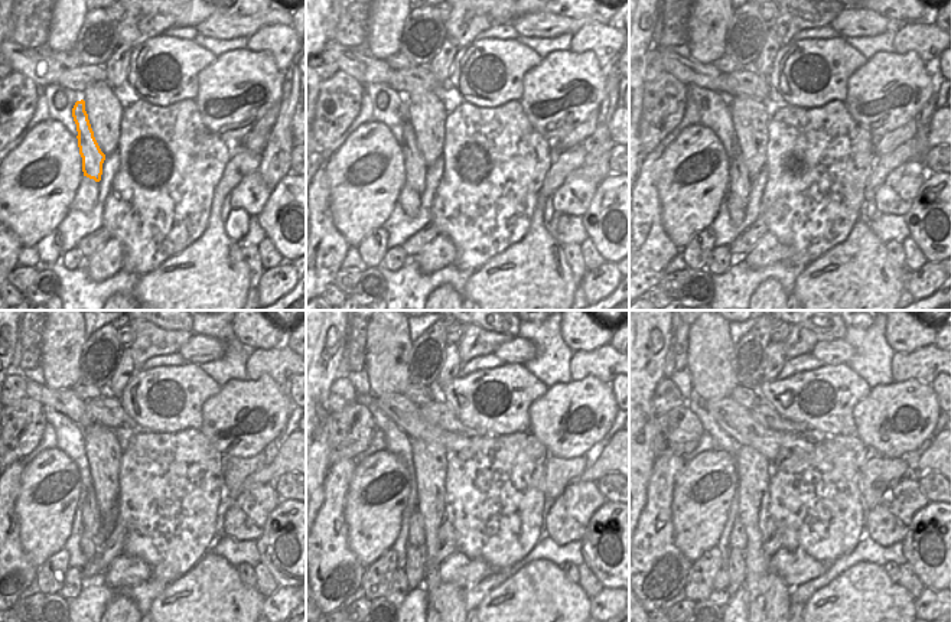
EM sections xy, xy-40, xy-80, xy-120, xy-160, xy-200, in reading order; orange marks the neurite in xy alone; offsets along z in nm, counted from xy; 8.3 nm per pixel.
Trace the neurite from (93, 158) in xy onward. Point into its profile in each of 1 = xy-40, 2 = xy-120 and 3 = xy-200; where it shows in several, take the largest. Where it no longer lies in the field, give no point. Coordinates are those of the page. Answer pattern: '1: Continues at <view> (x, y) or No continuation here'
1: Continues at xy-40 (414, 162)
2: Continues at xy-120 (91, 518)
3: Continues at xy-200 (738, 537).

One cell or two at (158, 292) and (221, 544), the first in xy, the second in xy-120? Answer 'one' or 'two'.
two

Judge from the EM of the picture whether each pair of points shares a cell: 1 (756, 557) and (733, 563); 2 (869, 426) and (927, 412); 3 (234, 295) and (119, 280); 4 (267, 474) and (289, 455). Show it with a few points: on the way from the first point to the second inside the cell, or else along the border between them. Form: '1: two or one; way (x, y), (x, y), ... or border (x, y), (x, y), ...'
1: two; border (742, 552), (745, 562), (743, 585)
2: one; way (883, 416), (901, 403), (912, 404)
3: two; border (140, 276), (132, 295)
4: one; way (273, 471), (283, 461)

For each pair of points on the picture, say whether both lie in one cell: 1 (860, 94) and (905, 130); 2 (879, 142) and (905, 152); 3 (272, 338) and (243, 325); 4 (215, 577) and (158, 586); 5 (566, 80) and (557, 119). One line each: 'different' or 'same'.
1: different
2: different
3: same
4: different
5: same

